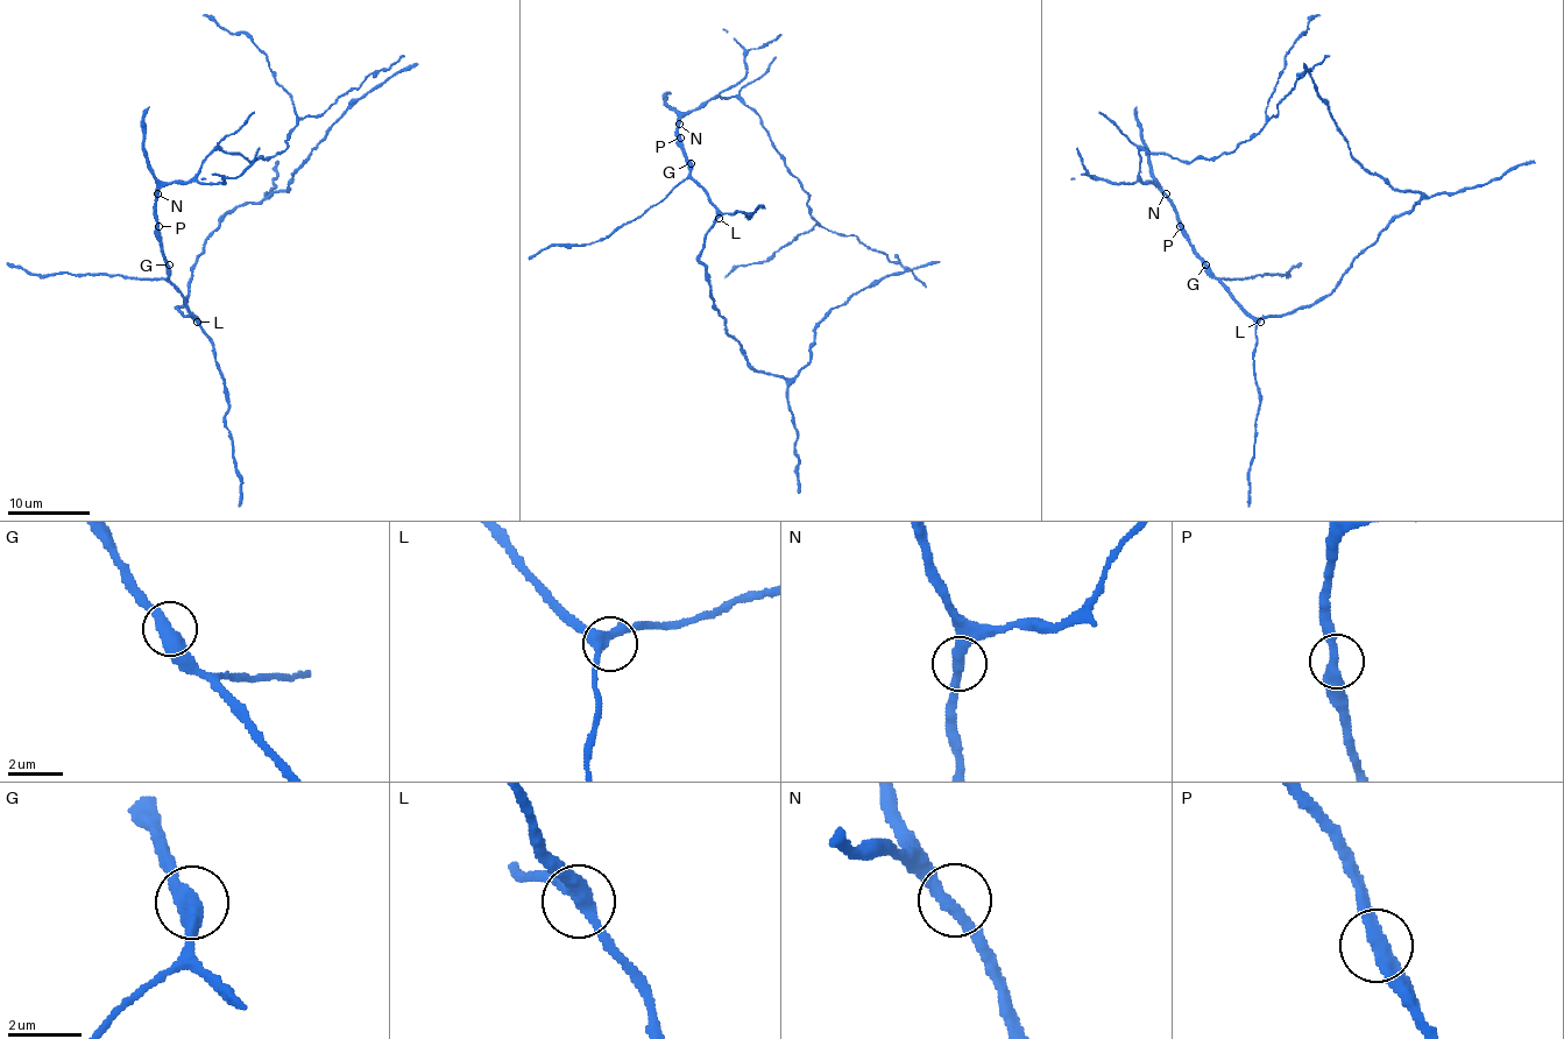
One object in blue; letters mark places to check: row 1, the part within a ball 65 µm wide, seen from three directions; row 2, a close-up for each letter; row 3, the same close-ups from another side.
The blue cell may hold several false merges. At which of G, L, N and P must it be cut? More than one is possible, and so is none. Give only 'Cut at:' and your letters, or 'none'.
Cut at: none

